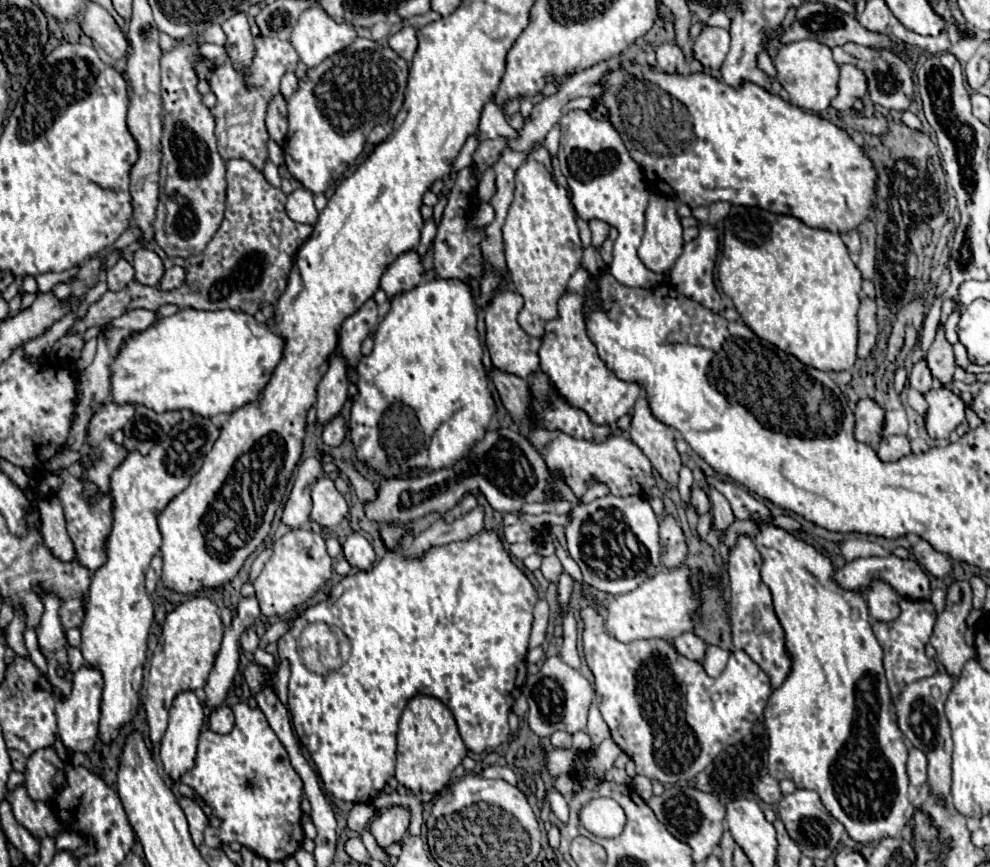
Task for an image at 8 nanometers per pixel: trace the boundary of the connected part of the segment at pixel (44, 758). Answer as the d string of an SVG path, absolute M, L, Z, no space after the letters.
M52 748L36 750L26 762L26 790L32 800L52 800L56 792L56 784L62 782L62 766L64 762Z

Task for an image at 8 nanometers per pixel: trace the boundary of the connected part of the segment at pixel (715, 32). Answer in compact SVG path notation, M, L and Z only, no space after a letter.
M704 26L694 40L694 56L706 68L720 68L730 50L730 34L718 26Z

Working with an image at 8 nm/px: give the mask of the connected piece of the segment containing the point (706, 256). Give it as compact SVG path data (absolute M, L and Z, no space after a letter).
M704 224L704 226L700 226L700 234L692 242L684 244L682 254L680 254L680 258L676 260L676 264L672 266L672 272L670 272L670 280L680 294L696 300L698 304L704 304L706 308L712 308L712 312L722 310L722 300L720 300L720 294L714 286L714 274L712 274L716 254L718 254L718 232L716 232L714 226Z

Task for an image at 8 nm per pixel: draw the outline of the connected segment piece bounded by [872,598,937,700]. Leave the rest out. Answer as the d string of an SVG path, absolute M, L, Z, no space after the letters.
M900 598L900 616L896 620L892 620L892 622L874 620L872 622L872 632L876 634L876 638L884 650L884 670L888 676L888 688L890 688L892 700L896 700L908 684L936 674L937 663L928 658L924 652L928 638L932 634L934 620L936 620L936 612L934 612L932 602L924 602L924 600L912 602L908 598Z

